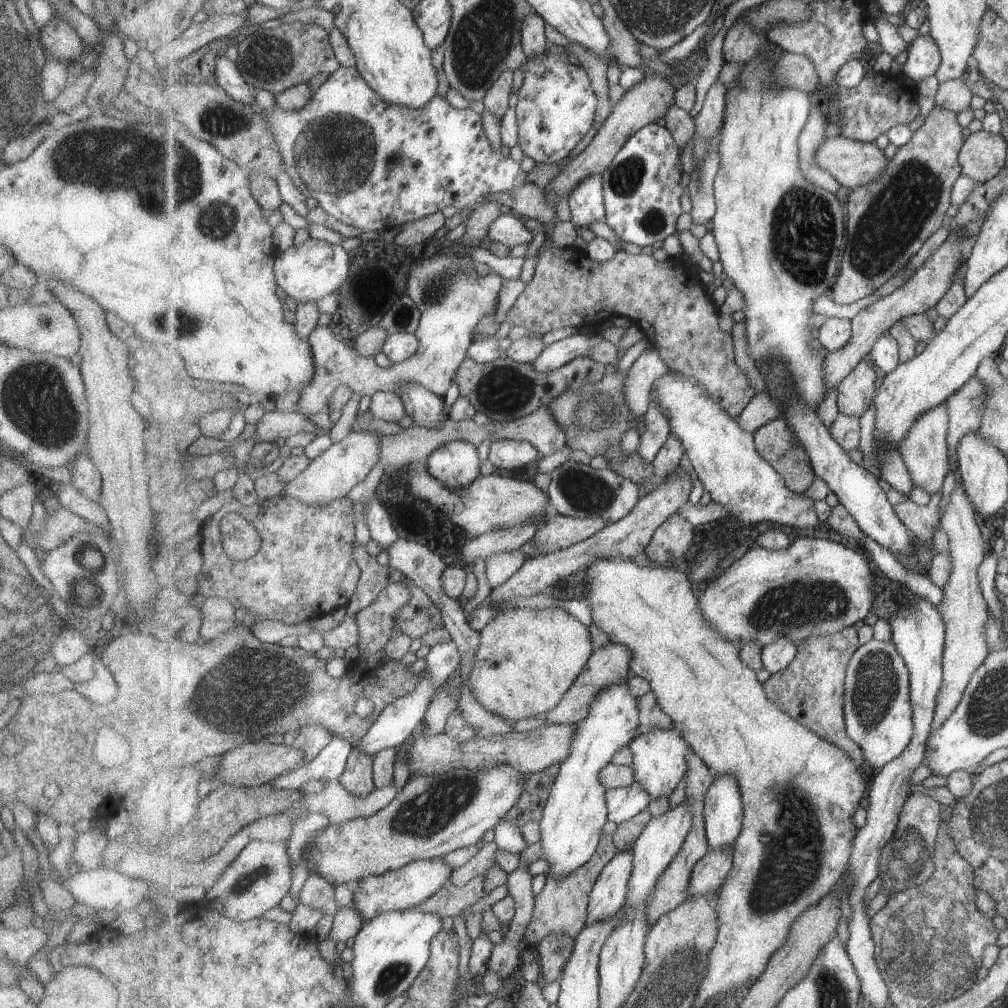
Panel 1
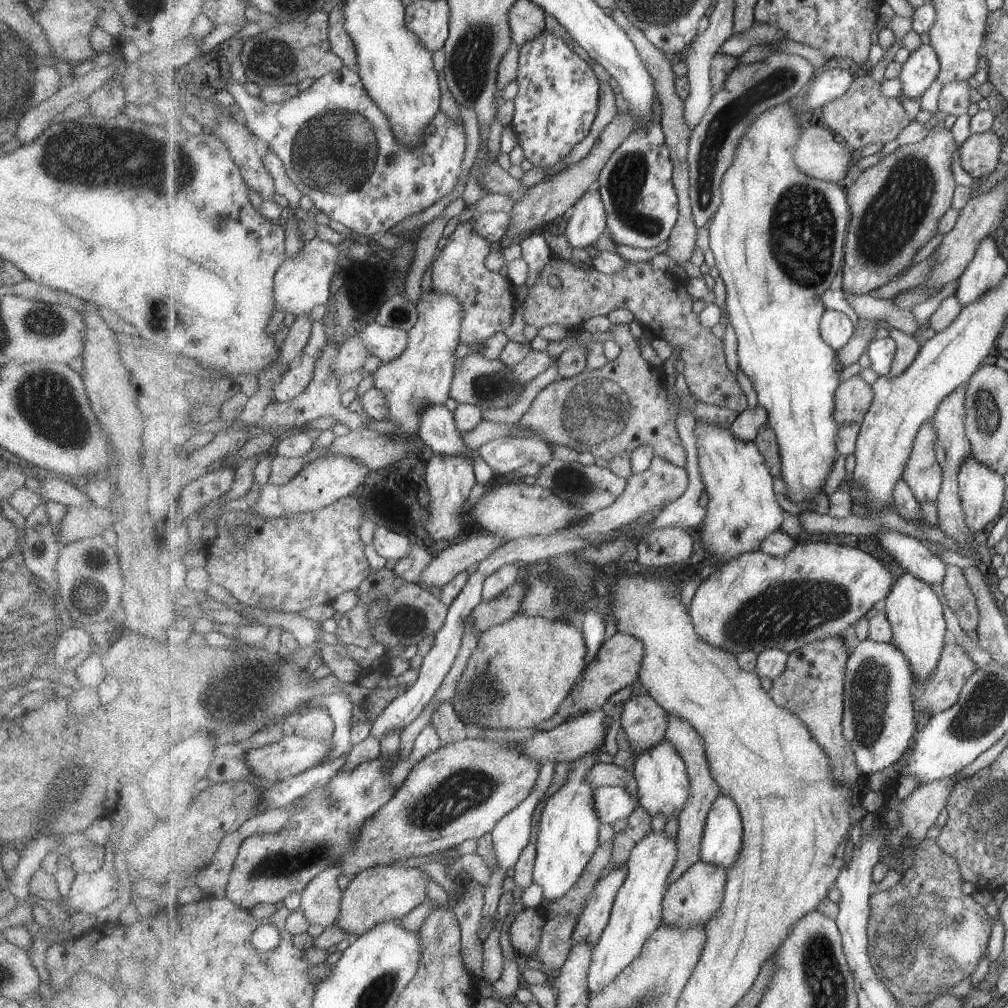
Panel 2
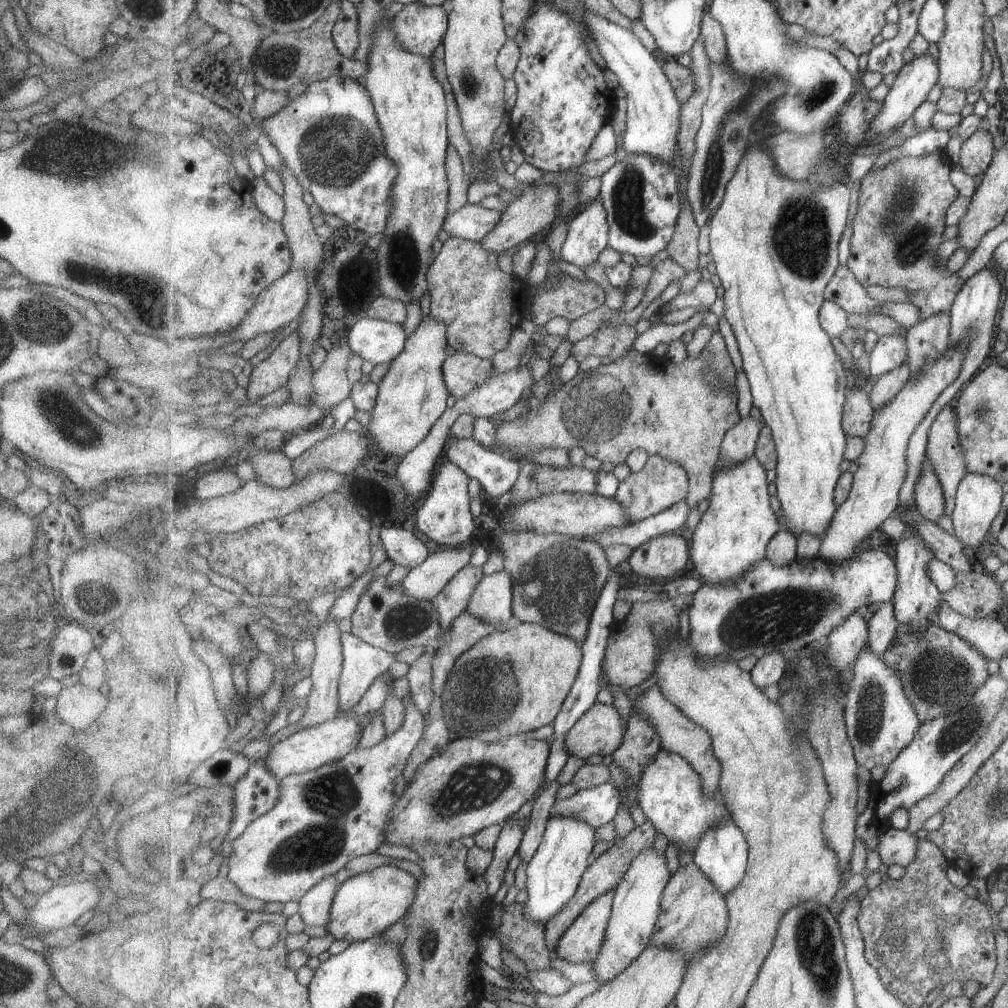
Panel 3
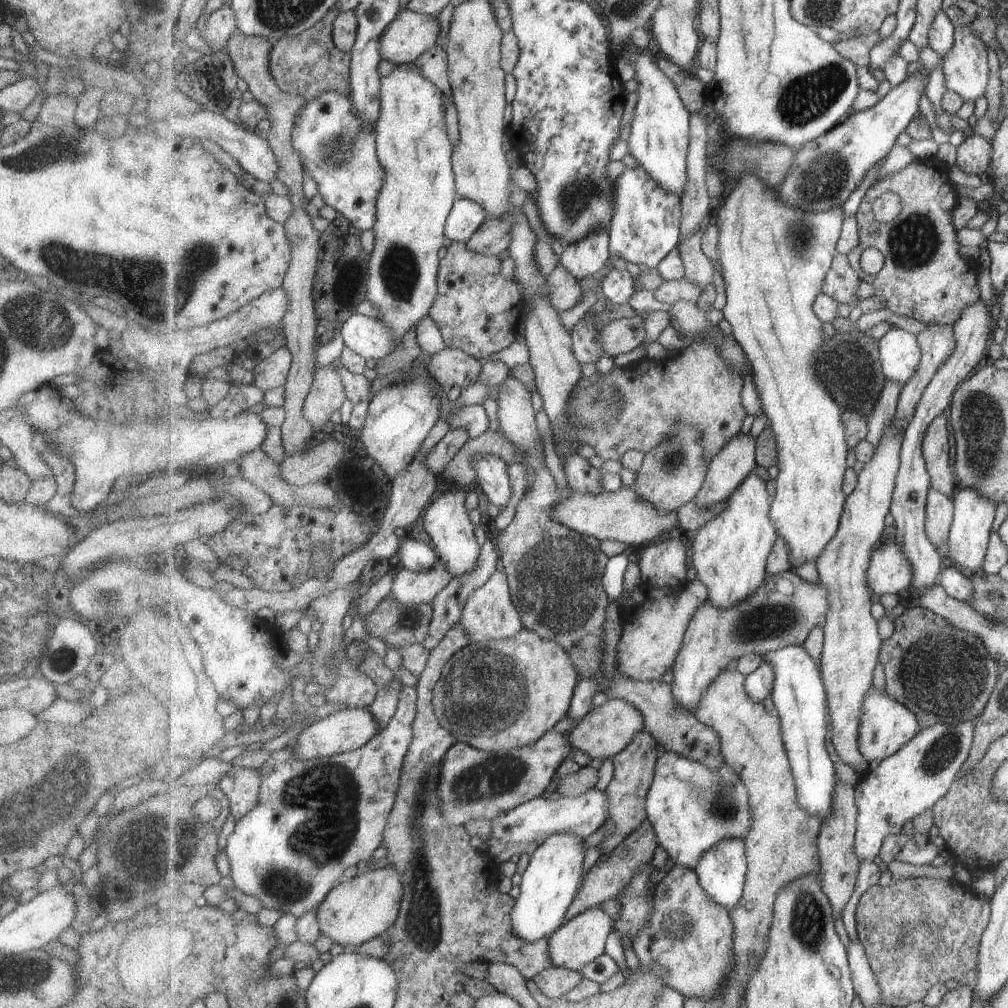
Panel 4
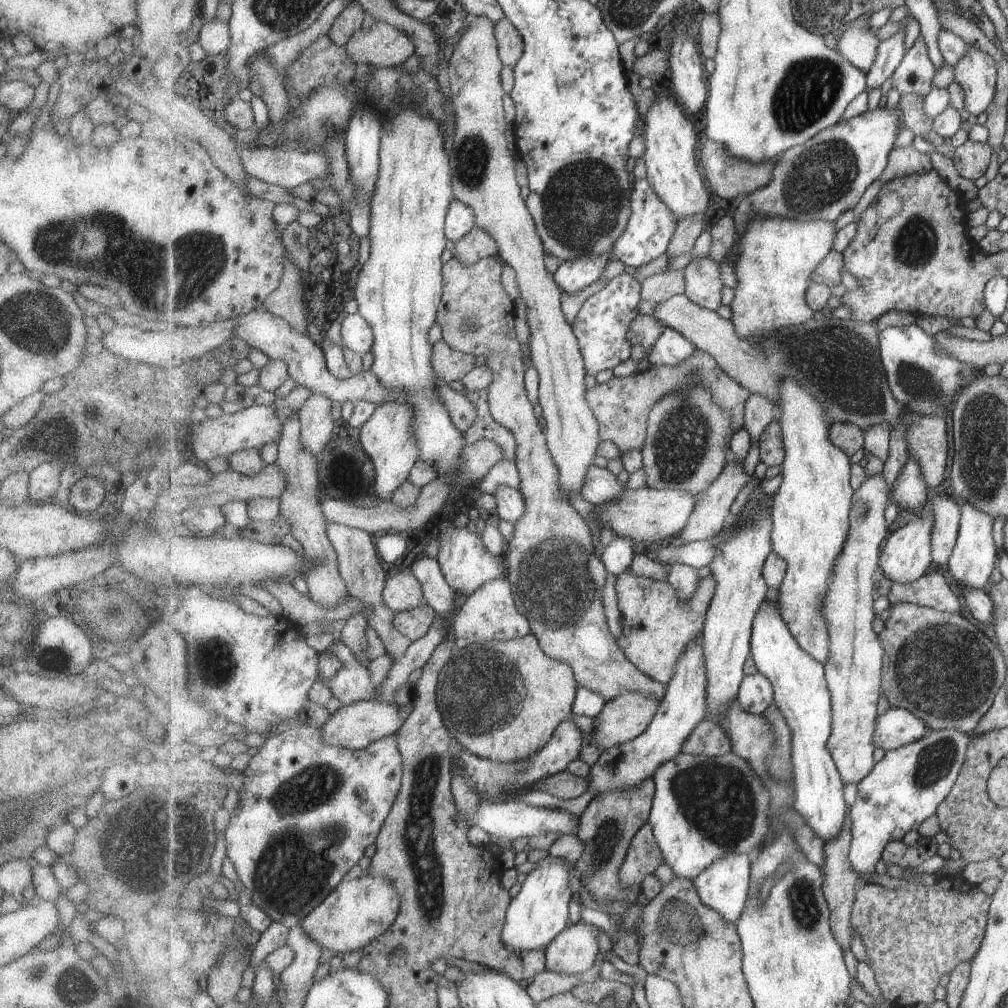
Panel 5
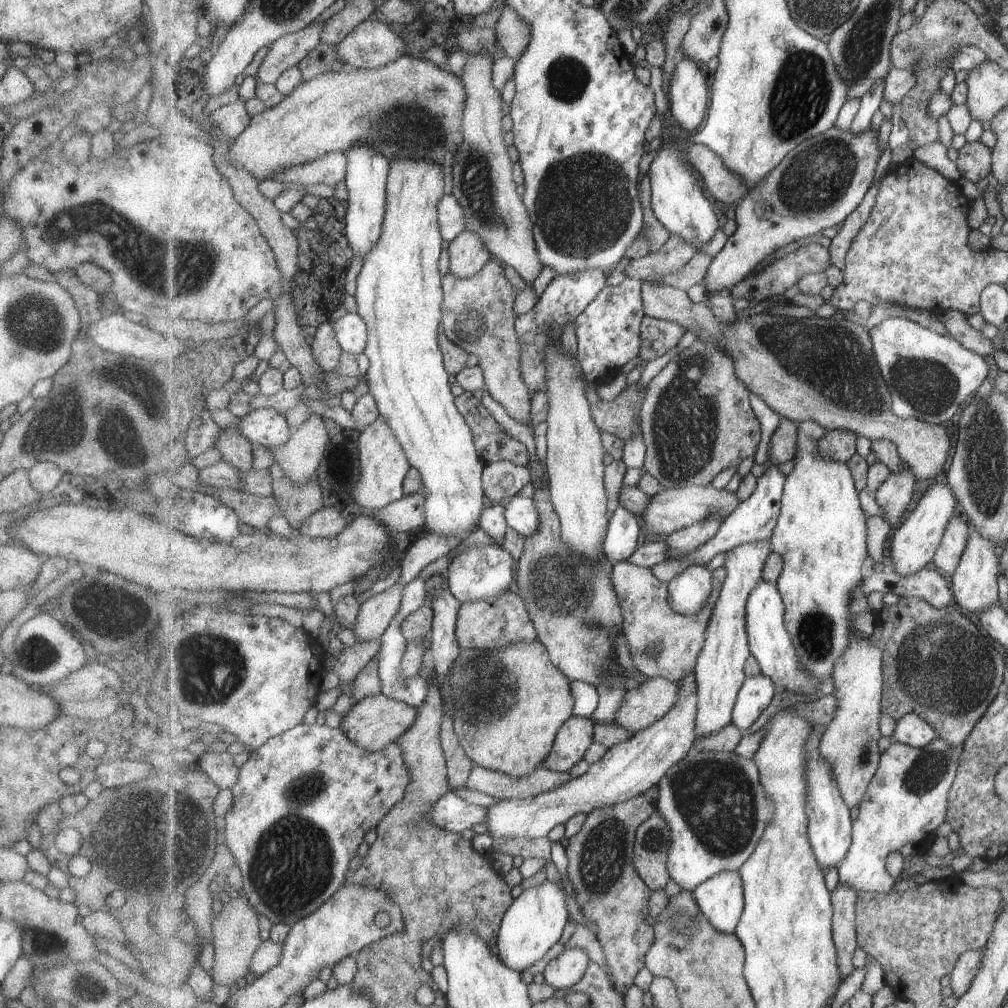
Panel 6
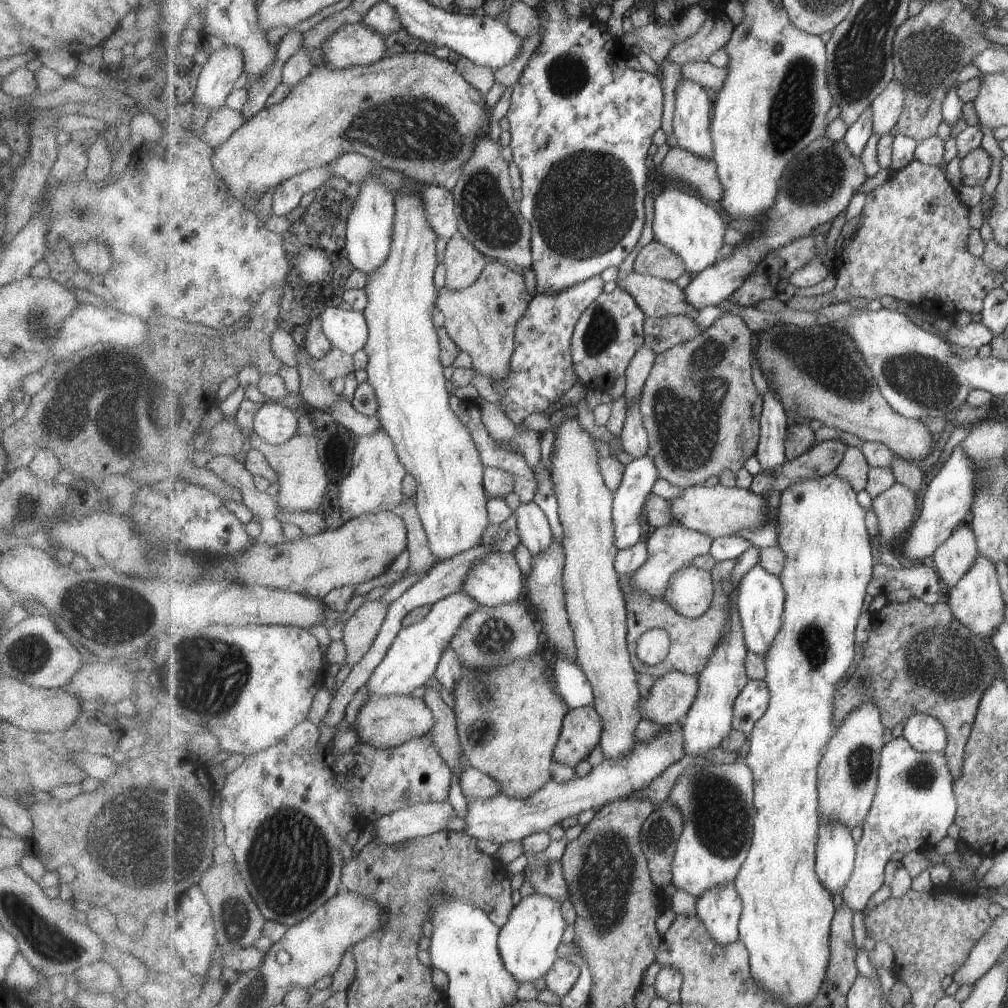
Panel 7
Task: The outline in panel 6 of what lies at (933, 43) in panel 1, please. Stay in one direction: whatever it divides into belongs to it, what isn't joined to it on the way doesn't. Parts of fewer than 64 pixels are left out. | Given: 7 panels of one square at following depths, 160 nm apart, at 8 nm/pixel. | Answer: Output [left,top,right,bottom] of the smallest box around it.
[704,127,883,292]

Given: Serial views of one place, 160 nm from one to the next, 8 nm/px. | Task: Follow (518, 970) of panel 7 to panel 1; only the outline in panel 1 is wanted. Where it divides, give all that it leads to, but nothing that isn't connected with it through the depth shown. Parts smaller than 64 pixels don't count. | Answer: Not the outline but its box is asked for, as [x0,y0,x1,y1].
[539,681,640,878]

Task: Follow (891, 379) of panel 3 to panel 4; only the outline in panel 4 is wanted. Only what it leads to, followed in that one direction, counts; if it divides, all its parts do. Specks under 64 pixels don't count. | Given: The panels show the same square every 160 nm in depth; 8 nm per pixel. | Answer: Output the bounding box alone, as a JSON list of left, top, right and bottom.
[866,379,903,446]

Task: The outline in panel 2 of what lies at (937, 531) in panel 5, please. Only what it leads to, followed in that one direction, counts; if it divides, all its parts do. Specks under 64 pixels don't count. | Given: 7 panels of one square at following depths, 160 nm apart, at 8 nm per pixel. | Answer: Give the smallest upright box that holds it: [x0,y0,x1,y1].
[902,420,944,502]

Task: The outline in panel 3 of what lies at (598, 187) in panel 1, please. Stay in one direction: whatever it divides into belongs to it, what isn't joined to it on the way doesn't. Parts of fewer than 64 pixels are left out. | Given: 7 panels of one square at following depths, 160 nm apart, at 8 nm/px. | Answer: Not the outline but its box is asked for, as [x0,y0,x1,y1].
[561,198,610,269]

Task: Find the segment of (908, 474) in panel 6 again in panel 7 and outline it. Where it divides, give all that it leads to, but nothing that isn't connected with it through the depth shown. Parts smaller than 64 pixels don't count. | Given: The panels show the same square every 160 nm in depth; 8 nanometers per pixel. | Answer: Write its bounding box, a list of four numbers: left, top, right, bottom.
[872,483,921,546]

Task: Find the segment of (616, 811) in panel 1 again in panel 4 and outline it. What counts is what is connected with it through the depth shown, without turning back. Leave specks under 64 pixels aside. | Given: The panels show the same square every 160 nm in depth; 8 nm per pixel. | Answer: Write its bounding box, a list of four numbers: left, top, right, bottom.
[492,788,609,845]

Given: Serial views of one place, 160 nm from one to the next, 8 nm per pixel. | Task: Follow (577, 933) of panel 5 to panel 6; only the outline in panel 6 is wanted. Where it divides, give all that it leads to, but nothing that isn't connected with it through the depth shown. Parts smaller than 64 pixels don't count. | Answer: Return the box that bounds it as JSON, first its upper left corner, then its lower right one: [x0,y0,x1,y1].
[544,947,590,990]

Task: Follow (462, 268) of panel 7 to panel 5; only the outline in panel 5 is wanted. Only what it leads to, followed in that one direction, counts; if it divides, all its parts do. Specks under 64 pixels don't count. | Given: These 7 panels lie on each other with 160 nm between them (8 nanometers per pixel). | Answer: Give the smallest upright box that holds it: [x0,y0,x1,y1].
[453,226,500,266]

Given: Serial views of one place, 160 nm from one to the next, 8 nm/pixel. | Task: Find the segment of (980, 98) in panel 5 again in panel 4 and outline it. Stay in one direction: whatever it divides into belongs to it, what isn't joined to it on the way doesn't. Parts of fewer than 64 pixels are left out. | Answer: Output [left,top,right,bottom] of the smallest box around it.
[941,26,990,102]

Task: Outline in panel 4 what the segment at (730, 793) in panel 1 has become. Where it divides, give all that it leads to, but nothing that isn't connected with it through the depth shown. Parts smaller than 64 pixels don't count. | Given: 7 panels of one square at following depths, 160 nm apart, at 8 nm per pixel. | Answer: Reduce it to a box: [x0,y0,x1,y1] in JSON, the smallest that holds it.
[694,837,748,911]

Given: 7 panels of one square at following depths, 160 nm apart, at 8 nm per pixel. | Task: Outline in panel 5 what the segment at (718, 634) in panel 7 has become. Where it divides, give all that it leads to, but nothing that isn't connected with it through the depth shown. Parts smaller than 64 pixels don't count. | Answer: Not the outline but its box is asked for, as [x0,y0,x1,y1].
[615,570,717,685]

